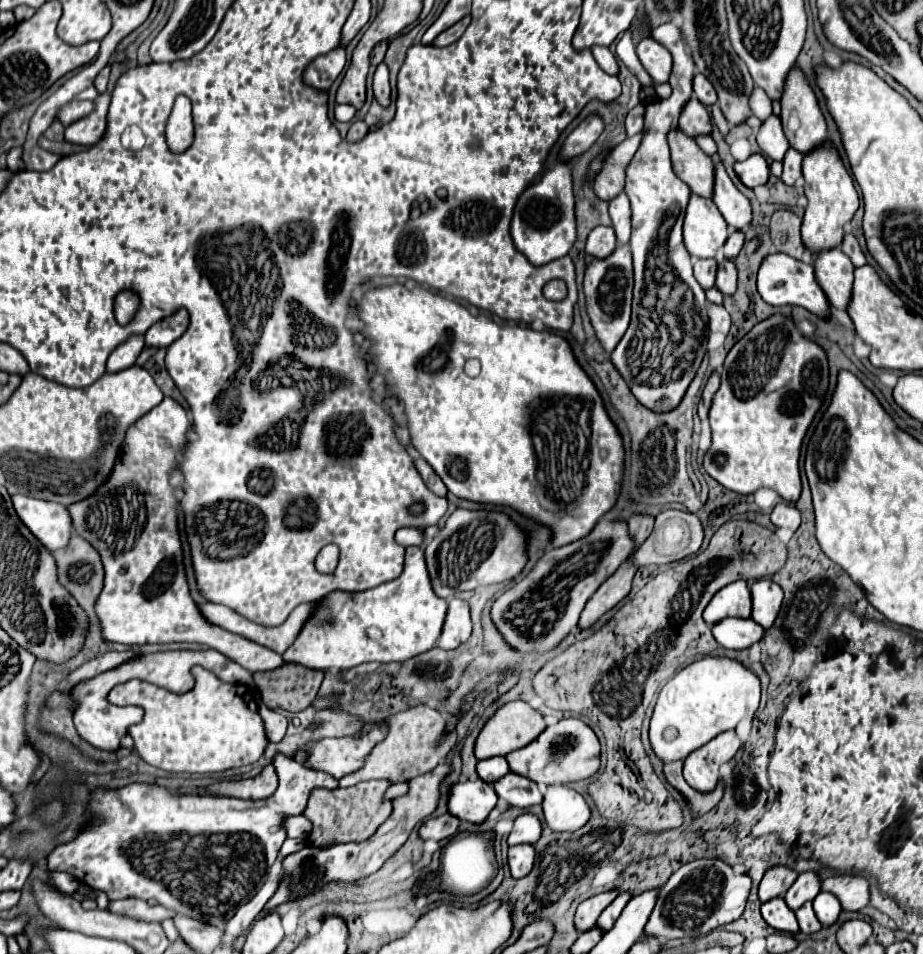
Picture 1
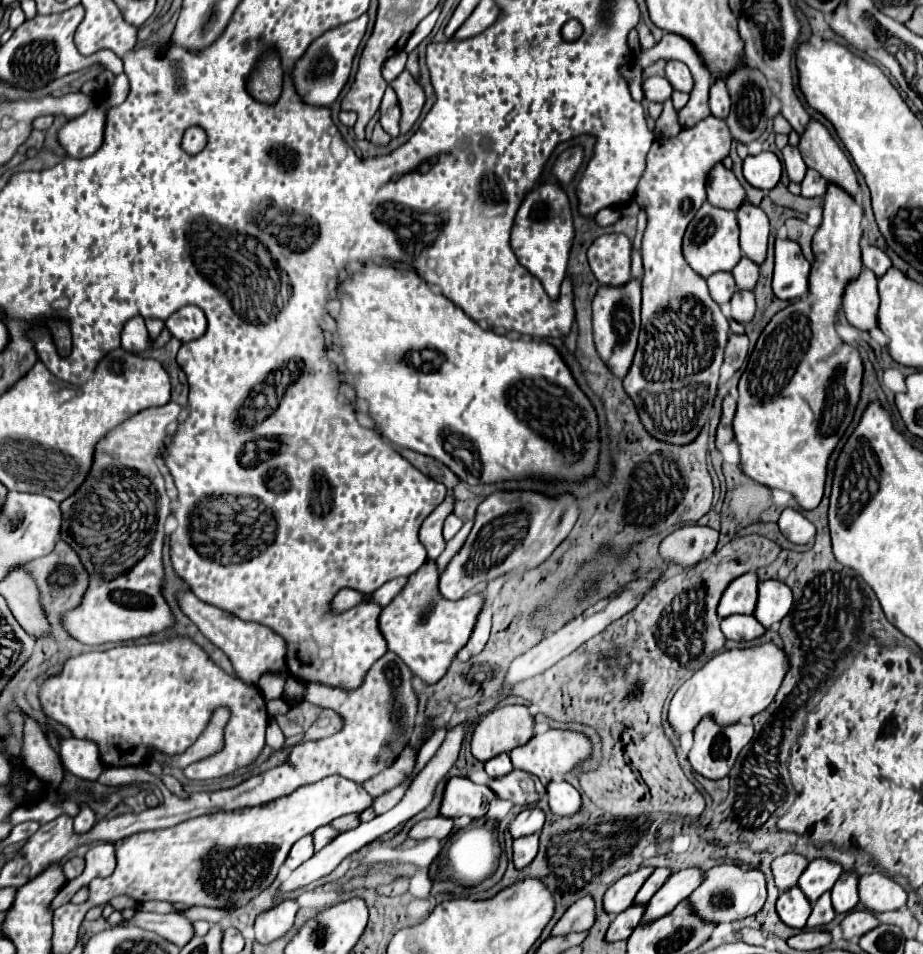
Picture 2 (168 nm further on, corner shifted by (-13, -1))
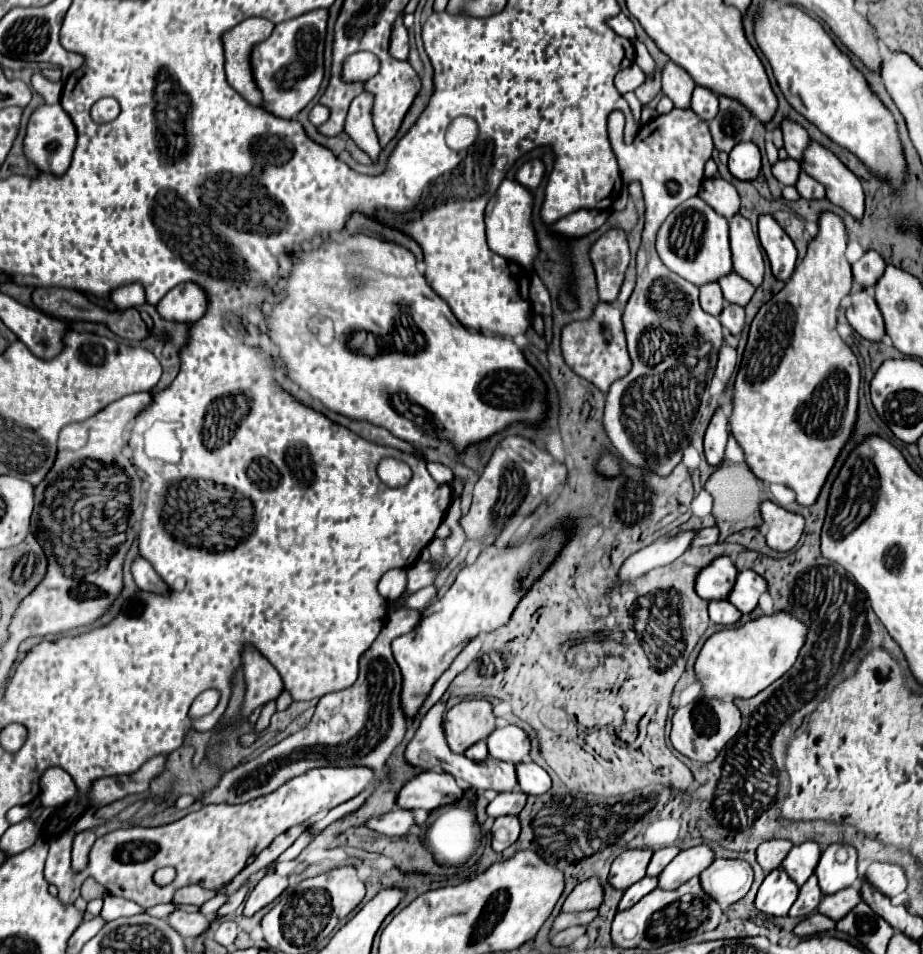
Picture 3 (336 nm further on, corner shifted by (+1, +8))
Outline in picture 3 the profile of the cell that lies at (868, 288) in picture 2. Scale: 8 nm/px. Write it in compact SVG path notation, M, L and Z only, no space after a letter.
M861 291L851 297L851 307L847 309L847 319L861 337L881 343L881 339L885 335L885 321L875 303L873 291L871 293Z

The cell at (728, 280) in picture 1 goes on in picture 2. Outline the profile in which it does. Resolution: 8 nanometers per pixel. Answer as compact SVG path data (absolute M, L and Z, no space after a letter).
M737 290L731 298L731 318L739 322L749 322L755 314L755 298L753 292Z

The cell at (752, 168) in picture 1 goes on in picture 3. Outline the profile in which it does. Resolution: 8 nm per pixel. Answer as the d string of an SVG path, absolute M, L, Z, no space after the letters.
M737 143L729 153L729 171L741 181L753 181L761 169L761 153L755 143Z

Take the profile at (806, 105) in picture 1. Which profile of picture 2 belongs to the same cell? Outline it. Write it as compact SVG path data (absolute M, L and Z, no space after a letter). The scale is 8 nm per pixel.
M809 120L799 140L799 152L807 168L817 170L827 182L841 186L851 196L857 194L859 184L849 158L839 148L837 140L831 136L827 126L823 126L819 120Z

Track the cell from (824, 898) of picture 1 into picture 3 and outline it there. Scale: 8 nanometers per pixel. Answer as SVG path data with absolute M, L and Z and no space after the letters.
M833 843L823 849L815 867L815 875L819 877L819 887L825 895L853 885L859 879L855 847Z

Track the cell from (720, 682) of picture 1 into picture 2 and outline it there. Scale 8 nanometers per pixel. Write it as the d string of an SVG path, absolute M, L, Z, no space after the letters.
M775 644L719 652L679 686L669 704L667 720L675 734L681 738L685 734L693 734L693 730L705 716L711 716L723 728L737 724L743 718L753 718L773 702L785 674L787 656Z

